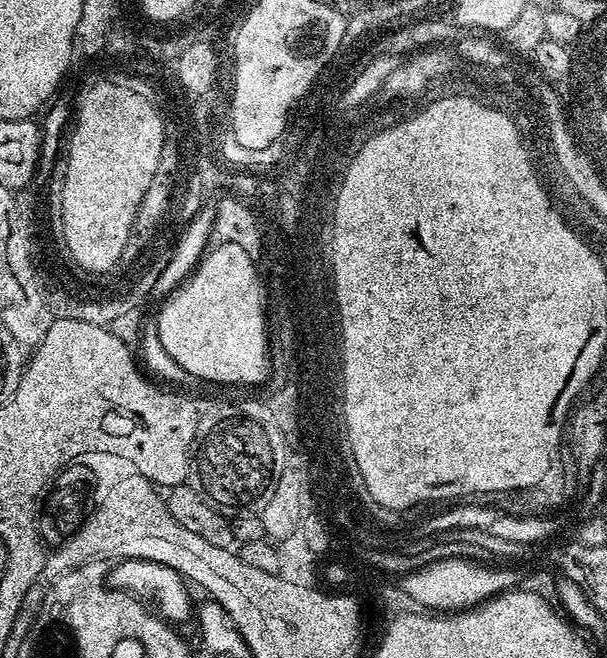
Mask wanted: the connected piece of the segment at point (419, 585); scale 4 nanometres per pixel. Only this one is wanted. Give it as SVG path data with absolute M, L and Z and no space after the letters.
M469 560L436 561L413 572L405 573L400 580L403 590L426 607L437 610L462 610L483 603L502 591L517 587L522 580L521 573L508 568L498 569L498 566L482 564L479 568Z

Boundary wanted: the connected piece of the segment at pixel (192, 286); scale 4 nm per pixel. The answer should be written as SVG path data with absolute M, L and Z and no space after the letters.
M217 243L213 248L213 252L208 250L203 253L202 259L196 264L191 275L159 305L160 317L154 321L154 327L157 334L160 335L162 346L166 346L170 358L174 358L174 362L178 362L178 366L185 368L188 371L189 377L196 379L197 376L202 382L213 381L216 378L241 378L246 385L255 386L259 380L259 384L267 381L270 375L269 333L266 331L266 303L263 286L259 282L259 276L252 273L252 268L244 270L244 255L238 254L238 249L225 248L222 243Z

